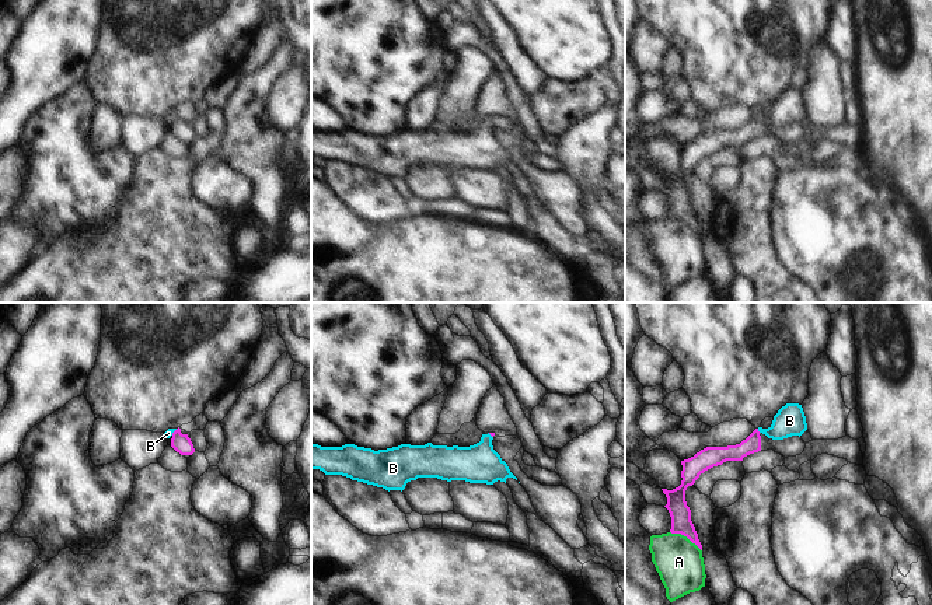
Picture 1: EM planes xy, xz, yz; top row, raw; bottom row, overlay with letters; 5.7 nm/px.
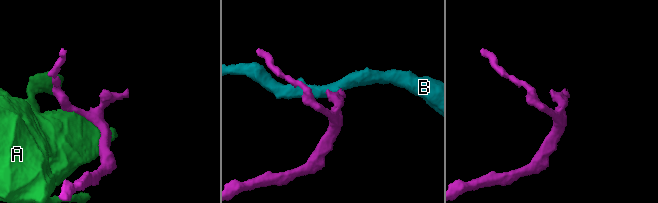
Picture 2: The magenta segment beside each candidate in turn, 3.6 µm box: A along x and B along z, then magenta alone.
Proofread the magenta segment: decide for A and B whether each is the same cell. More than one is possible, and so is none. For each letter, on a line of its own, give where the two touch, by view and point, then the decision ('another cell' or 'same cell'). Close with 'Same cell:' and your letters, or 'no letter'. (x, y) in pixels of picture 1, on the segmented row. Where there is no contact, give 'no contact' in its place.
A: yz (686, 535) | another cell
B: yz (757, 430) | another cell
Same cell: no letter

